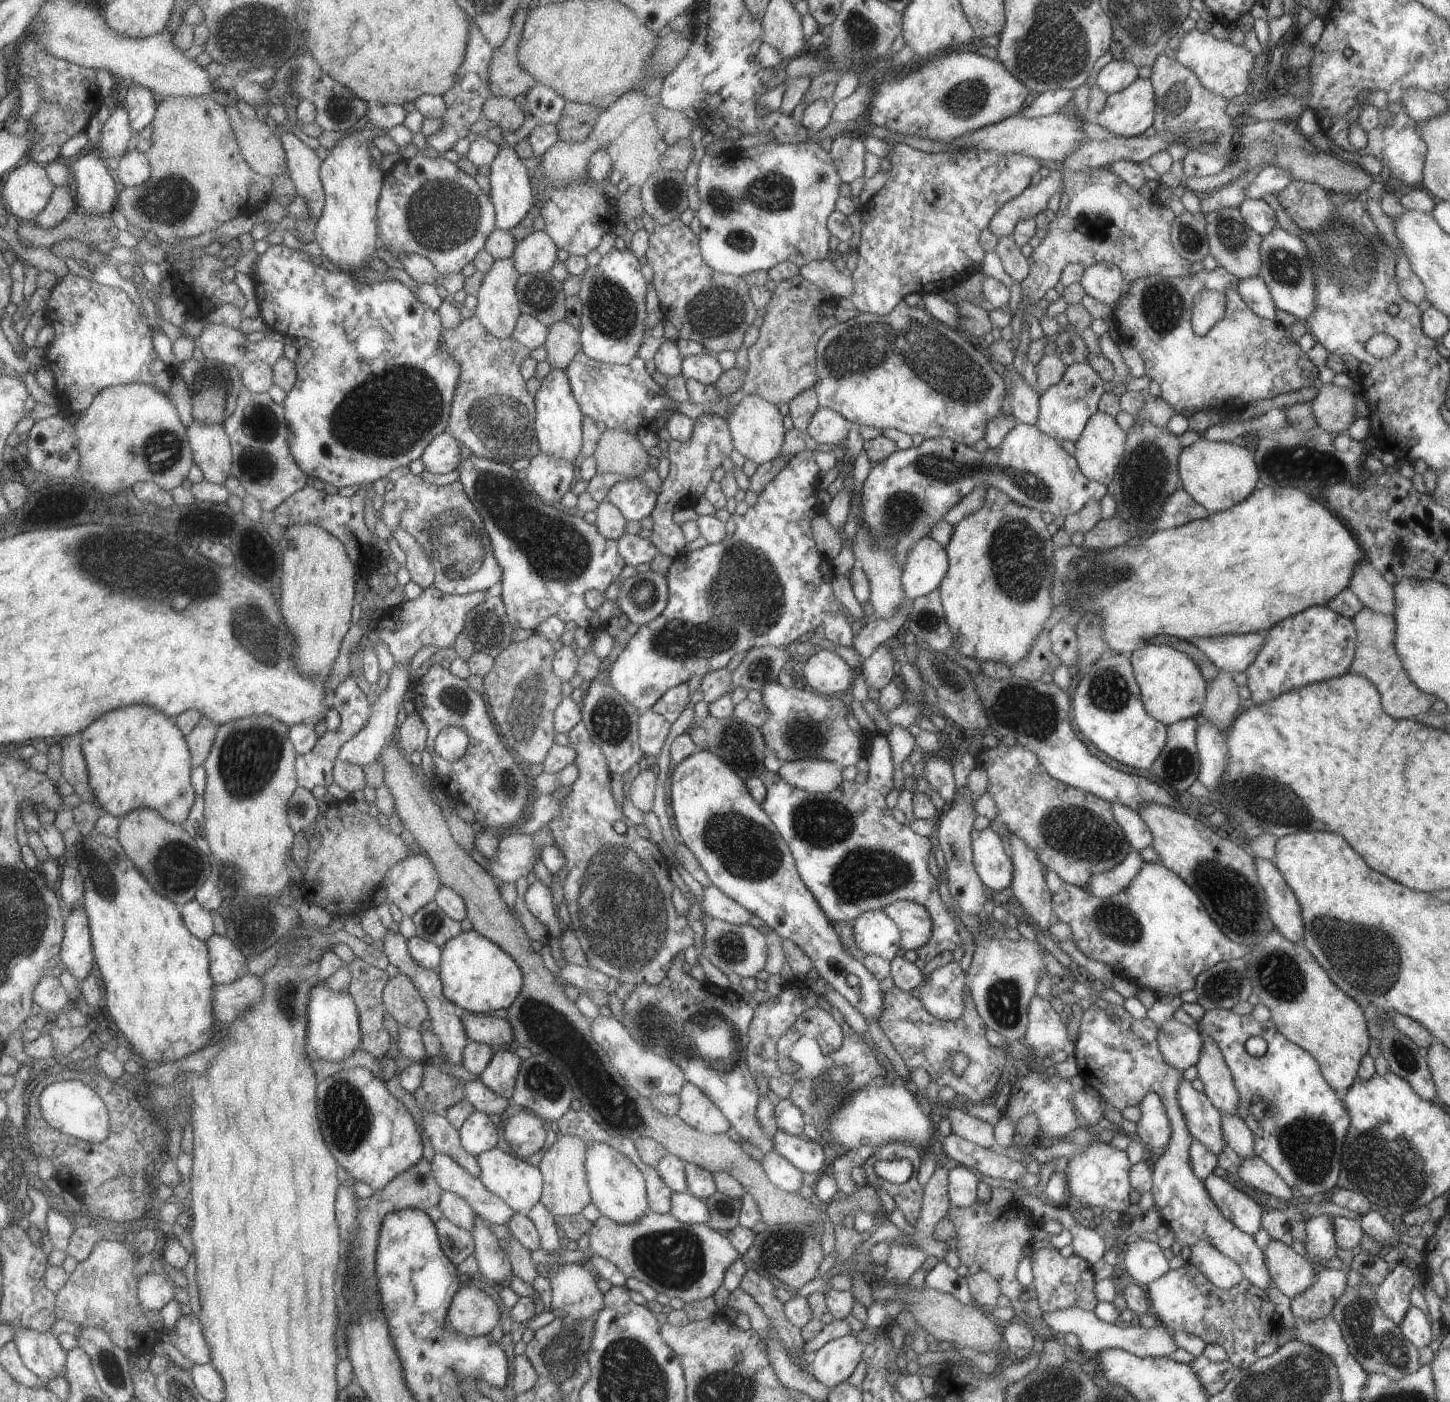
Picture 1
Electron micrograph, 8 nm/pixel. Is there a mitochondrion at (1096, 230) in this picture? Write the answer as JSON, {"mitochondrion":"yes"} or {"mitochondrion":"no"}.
{"mitochondrion":"no"}

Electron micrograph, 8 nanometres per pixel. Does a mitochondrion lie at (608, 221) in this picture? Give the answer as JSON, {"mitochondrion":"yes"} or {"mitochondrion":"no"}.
{"mitochondrion":"no"}

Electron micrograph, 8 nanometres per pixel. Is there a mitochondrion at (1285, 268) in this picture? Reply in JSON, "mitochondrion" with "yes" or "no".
{"mitochondrion":"yes"}

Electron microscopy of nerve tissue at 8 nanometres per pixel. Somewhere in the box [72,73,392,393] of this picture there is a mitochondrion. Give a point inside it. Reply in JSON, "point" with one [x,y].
{"point":[174,200]}

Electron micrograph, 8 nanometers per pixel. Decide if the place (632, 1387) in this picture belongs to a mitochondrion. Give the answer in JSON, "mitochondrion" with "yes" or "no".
{"mitochondrion":"yes"}

